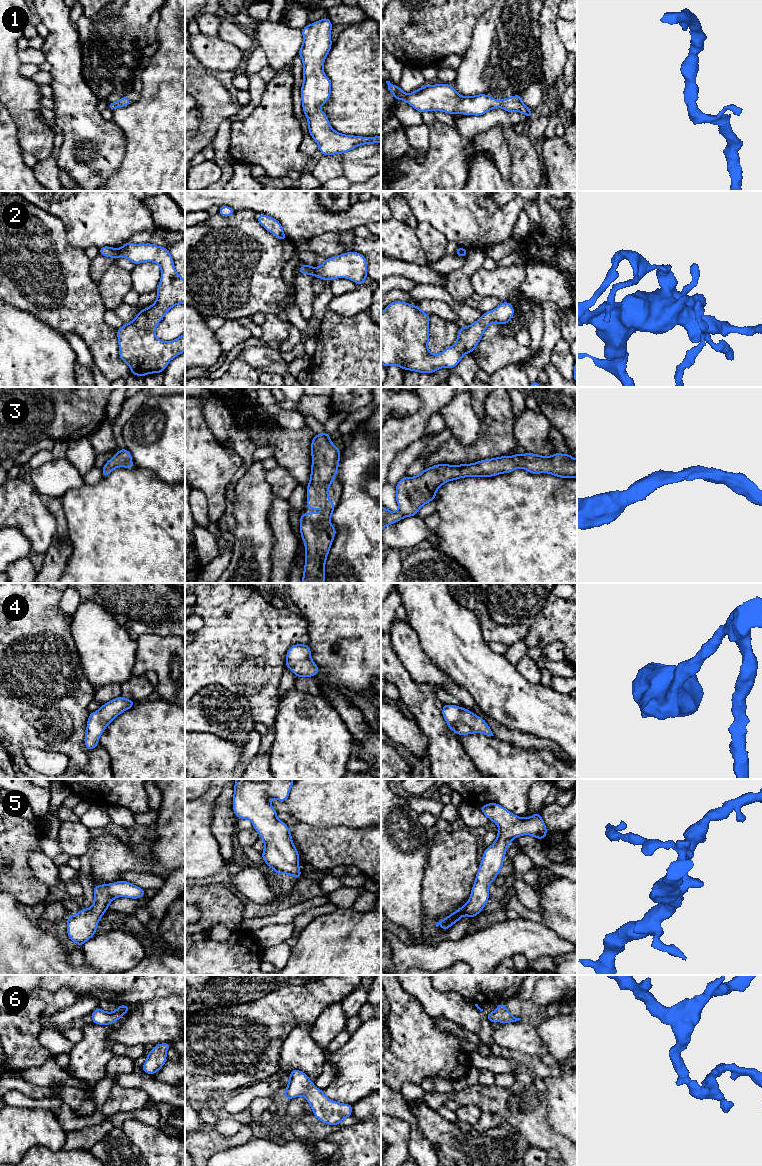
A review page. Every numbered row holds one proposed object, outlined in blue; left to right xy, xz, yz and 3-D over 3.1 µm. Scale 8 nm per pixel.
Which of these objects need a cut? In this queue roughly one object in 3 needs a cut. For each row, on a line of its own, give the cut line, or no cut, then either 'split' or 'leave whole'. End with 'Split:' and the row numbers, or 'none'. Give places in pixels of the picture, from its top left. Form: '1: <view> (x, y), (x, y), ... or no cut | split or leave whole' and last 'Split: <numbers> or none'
1: no cut | leave whole
2: xy (118, 249), (119, 255) | split
3: no cut | leave whole
4: no cut | leave whole
5: no cut | leave whole
6: no cut | leave whole
Split: 2

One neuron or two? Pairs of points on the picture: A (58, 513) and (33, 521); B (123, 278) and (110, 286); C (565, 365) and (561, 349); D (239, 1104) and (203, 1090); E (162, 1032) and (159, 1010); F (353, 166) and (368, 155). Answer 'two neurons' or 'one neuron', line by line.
A: two neurons
B: one neuron
C: one neuron
D: two neurons
E: one neuron
F: one neuron

